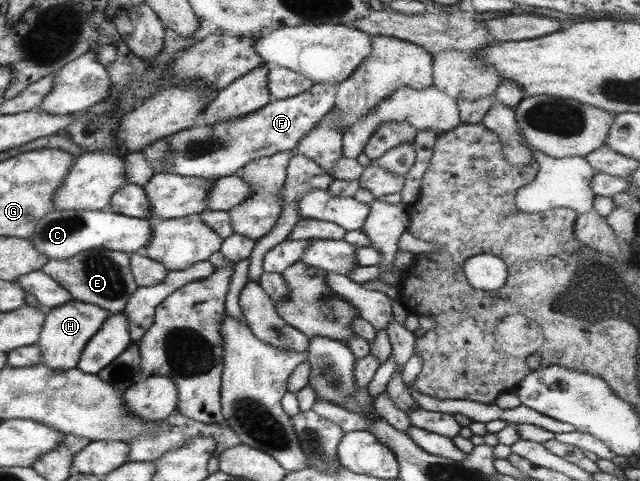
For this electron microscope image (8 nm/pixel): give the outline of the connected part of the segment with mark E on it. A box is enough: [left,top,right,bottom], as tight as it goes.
[40,249,138,315]

